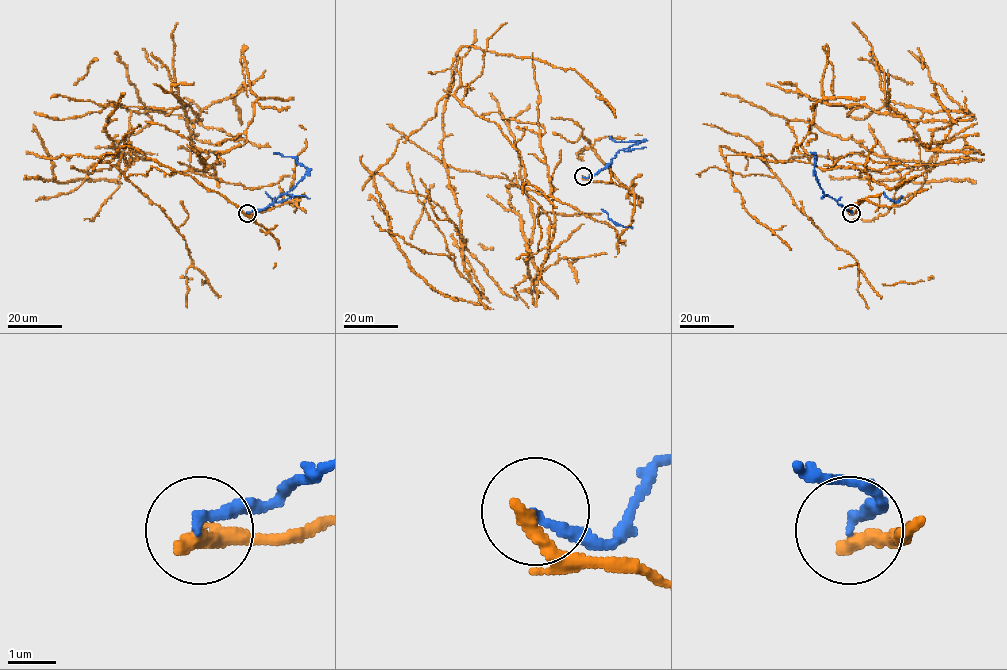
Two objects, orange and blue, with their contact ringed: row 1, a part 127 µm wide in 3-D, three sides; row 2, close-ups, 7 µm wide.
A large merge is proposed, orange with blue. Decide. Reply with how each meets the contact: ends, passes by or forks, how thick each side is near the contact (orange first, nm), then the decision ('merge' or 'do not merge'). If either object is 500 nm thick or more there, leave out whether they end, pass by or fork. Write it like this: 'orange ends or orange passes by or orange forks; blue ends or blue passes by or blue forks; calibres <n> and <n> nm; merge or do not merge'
orange ends; blue ends; calibres 360 and 200 nm; do not merge

